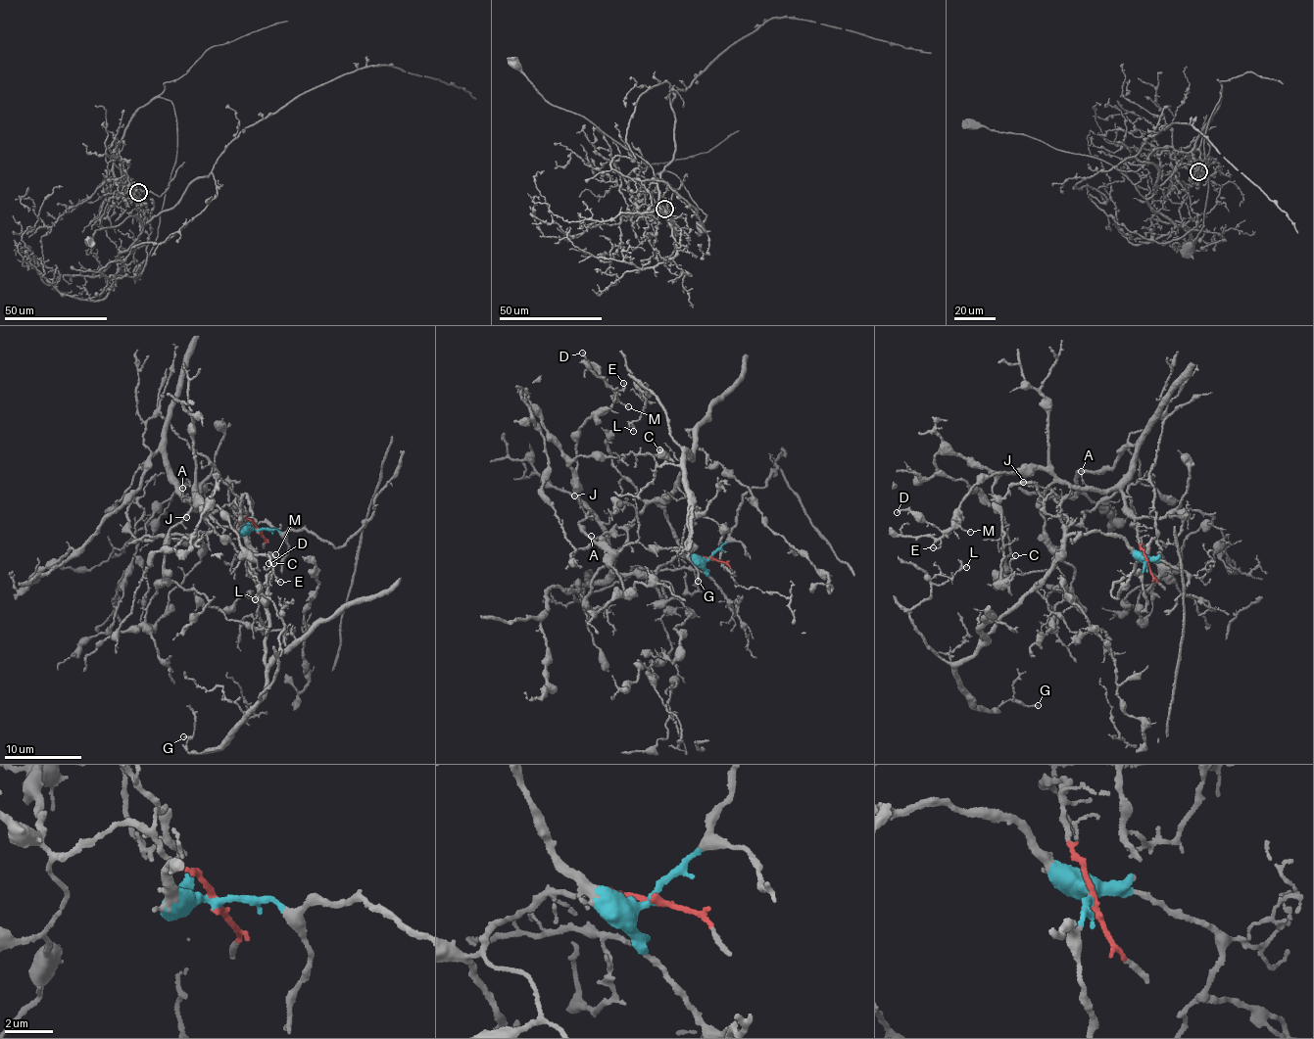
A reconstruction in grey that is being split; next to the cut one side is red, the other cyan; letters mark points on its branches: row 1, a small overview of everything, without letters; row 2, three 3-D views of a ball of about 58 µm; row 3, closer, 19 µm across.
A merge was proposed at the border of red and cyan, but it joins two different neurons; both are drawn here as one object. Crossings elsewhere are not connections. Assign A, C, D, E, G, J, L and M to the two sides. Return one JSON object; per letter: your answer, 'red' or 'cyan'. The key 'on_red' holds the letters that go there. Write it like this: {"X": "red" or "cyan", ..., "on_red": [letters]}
{"A": "red", "C": "red", "D": "red", "E": "red", "G": "cyan", "J": "red", "L": "cyan", "M": "red", "on_red": ["A", "C", "D", "E", "J", "M"]}

